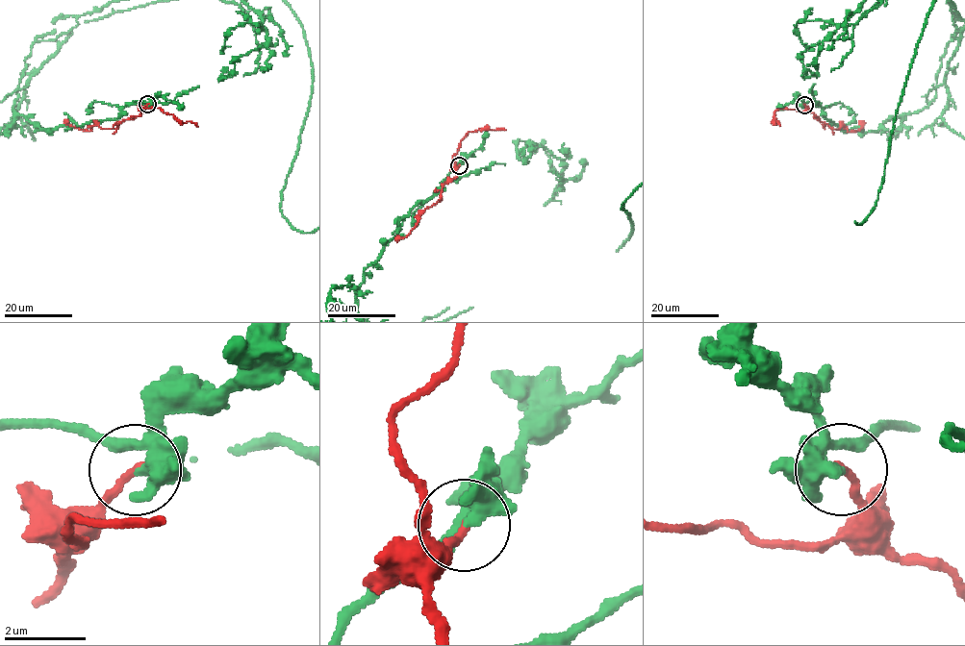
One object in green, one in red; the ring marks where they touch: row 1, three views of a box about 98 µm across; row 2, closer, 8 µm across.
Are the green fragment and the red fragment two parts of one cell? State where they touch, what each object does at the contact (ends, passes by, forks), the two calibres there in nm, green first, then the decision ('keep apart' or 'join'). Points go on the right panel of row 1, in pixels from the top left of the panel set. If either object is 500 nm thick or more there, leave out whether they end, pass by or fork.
place (804, 105); green passes by; red ends; calibres 280 and 190 nm; keep apart

